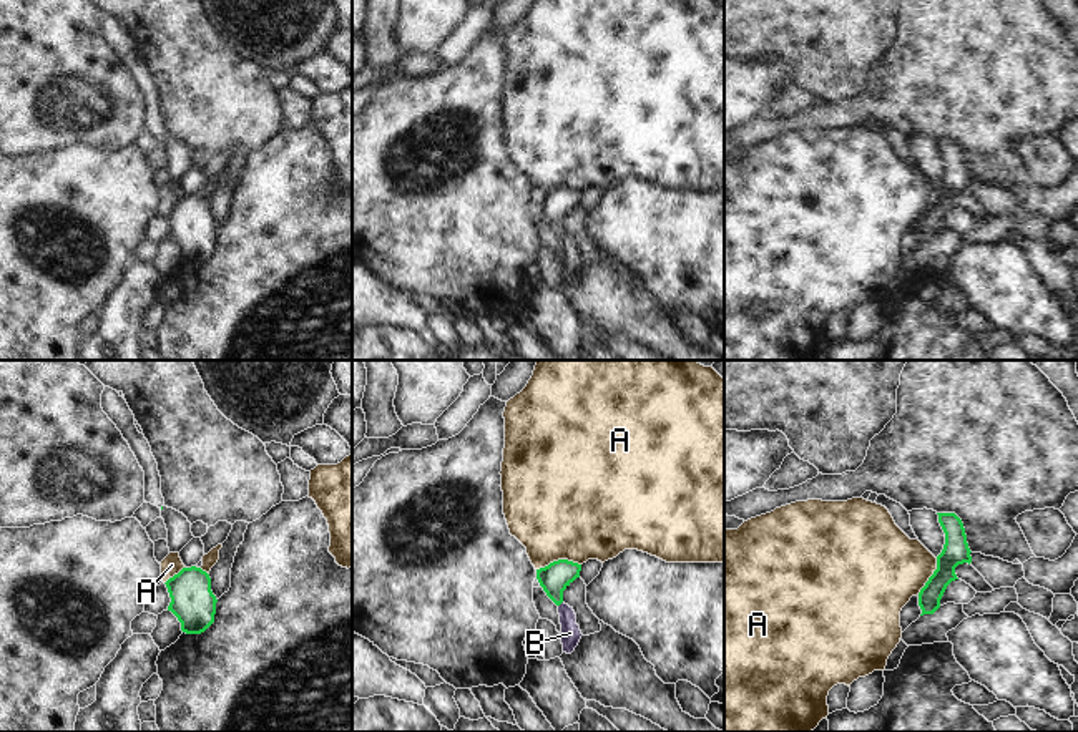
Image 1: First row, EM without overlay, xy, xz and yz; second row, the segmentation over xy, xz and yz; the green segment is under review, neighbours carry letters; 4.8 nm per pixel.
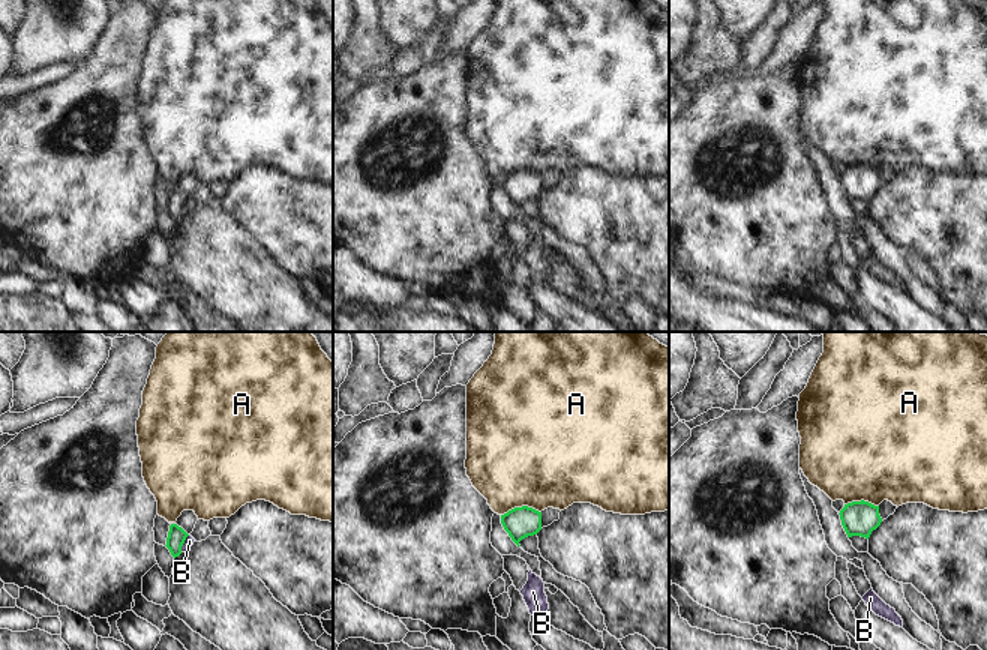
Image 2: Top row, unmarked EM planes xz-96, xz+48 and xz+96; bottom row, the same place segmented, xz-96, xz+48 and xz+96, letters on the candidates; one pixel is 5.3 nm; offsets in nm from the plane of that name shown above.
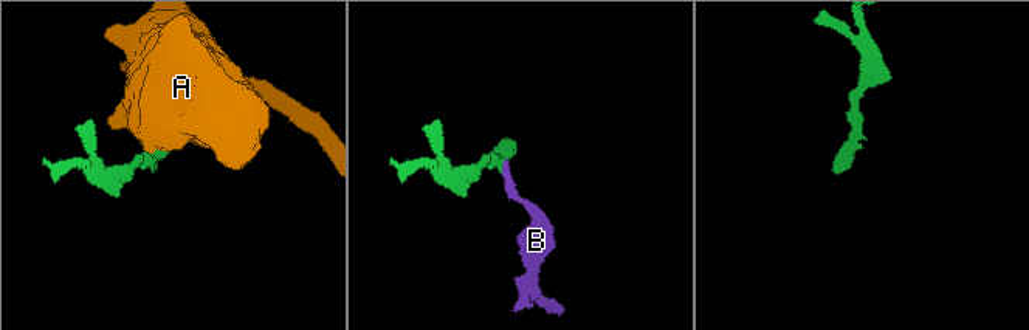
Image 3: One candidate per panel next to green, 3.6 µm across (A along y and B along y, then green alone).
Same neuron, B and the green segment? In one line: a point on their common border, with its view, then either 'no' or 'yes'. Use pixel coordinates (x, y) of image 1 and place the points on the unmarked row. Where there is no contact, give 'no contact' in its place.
contact xz (560, 231); no

